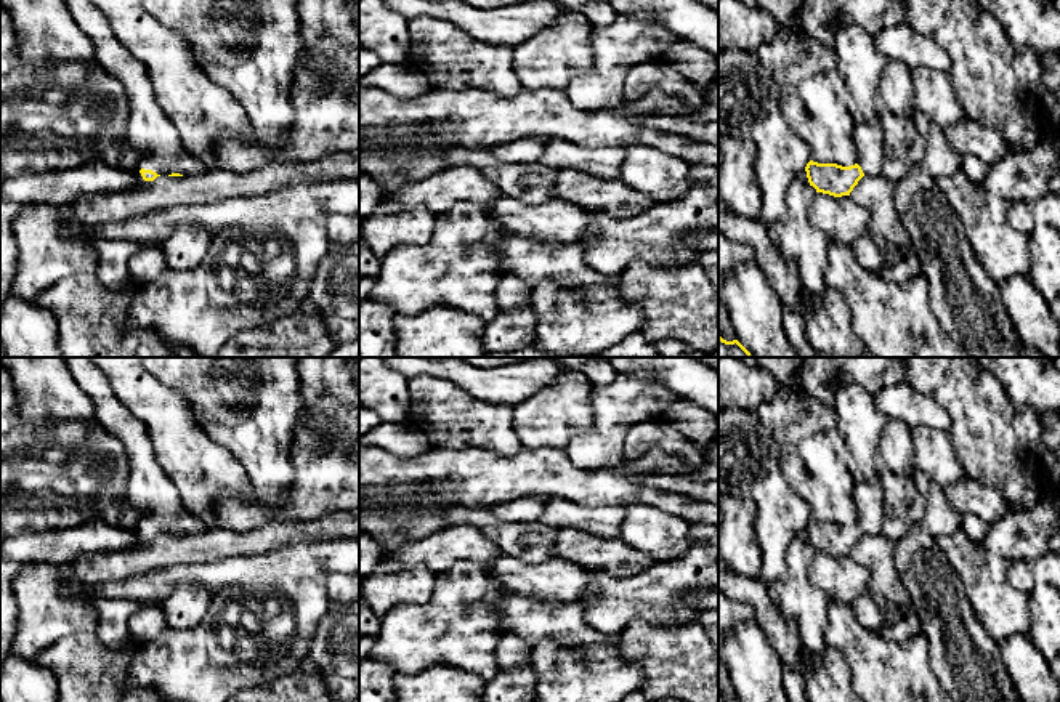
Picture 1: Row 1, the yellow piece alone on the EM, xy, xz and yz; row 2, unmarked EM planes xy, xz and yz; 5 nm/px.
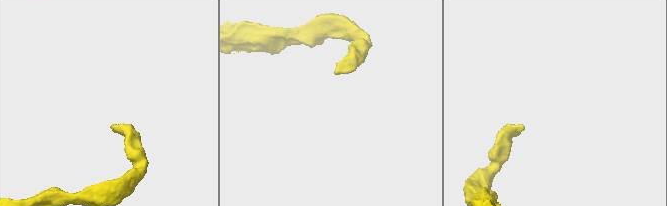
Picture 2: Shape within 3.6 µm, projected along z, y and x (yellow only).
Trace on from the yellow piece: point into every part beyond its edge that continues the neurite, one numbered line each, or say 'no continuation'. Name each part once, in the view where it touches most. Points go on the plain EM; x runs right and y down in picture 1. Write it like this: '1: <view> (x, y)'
1: xy (151, 491)

